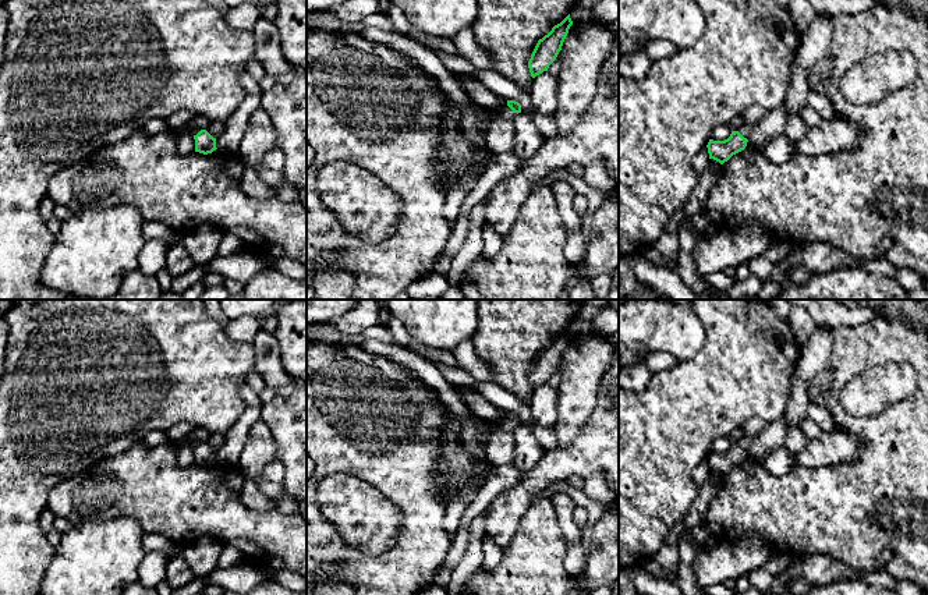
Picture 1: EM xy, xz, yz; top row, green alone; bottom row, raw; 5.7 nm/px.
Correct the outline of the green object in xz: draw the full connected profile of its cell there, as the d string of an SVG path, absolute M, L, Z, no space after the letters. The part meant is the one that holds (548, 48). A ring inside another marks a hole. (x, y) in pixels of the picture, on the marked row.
M569 14L560 24L555 25L548 35L538 40L528 61L532 78L548 71L549 65L556 60L571 25L573 21Z

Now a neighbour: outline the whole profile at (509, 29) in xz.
M477 0L478 17L472 25L477 45L492 57L492 70L514 81L529 92L532 77L528 61L538 43L552 28L560 24L578 0Z

